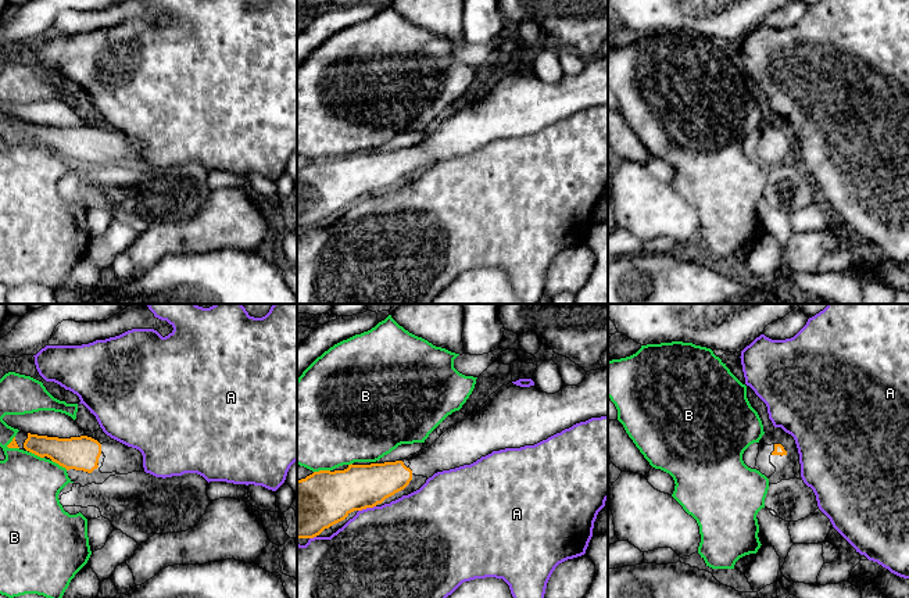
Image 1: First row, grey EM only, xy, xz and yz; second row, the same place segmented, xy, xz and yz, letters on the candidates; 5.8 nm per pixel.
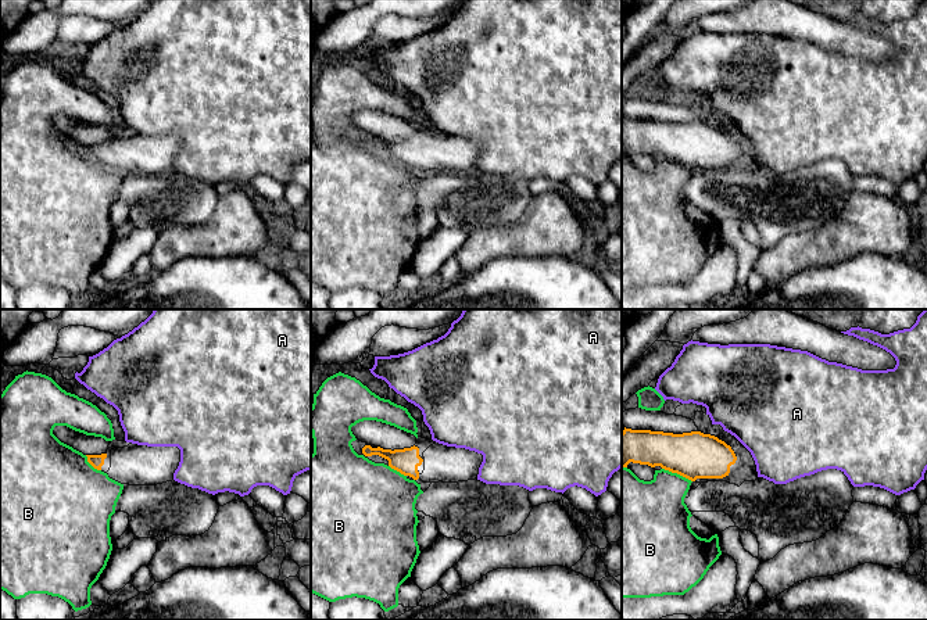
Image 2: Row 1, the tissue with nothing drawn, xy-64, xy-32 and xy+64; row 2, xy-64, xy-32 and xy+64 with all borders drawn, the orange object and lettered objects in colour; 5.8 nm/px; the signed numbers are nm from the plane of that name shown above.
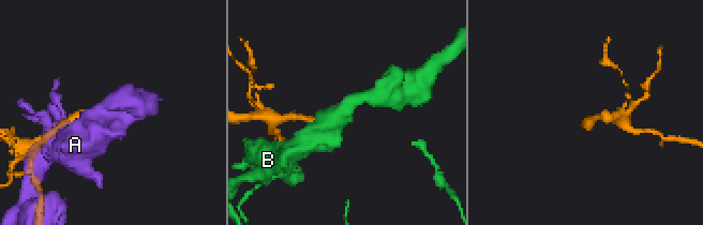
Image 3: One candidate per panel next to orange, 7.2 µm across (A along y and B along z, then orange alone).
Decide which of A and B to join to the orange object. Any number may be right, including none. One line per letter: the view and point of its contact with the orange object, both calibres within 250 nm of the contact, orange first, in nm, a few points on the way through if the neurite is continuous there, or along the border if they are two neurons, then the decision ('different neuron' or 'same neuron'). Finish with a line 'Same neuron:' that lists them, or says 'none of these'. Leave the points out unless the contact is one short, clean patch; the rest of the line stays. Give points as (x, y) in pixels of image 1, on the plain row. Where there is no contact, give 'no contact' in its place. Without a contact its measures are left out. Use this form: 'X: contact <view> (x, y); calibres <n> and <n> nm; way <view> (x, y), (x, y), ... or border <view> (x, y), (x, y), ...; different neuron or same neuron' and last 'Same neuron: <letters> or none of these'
A: contact xz (367, 196); calibres 320 and 480 nm; different neuron
B: contact xz (321, 160); calibres 340 and 500 nm; different neuron
Same neuron: none of these

